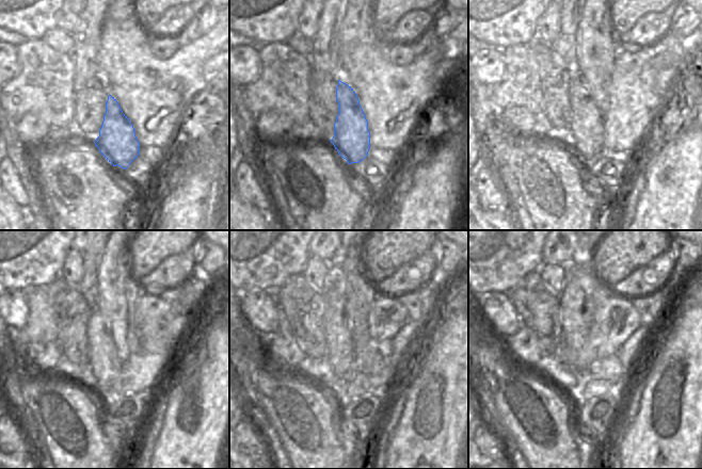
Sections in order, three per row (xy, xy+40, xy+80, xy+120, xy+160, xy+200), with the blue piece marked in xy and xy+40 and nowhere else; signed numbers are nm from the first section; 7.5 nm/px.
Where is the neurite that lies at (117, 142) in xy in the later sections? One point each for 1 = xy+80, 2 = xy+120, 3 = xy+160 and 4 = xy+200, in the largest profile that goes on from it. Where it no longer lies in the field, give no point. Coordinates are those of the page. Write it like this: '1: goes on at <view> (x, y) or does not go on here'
1: goes on at xy+80 (587, 130)
2: goes on at xy+120 (104, 358)
3: goes on at xy+160 (340, 344)
4: goes on at xy+200 (576, 302)

